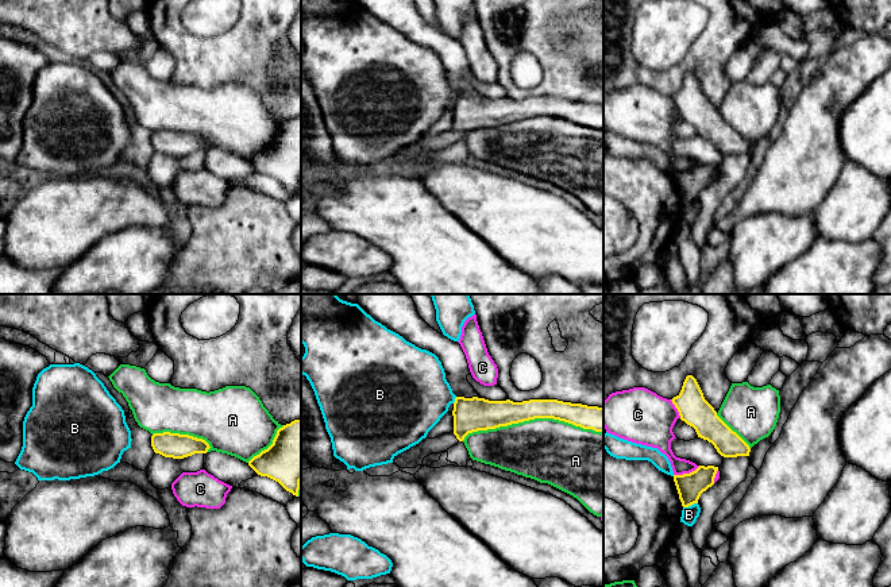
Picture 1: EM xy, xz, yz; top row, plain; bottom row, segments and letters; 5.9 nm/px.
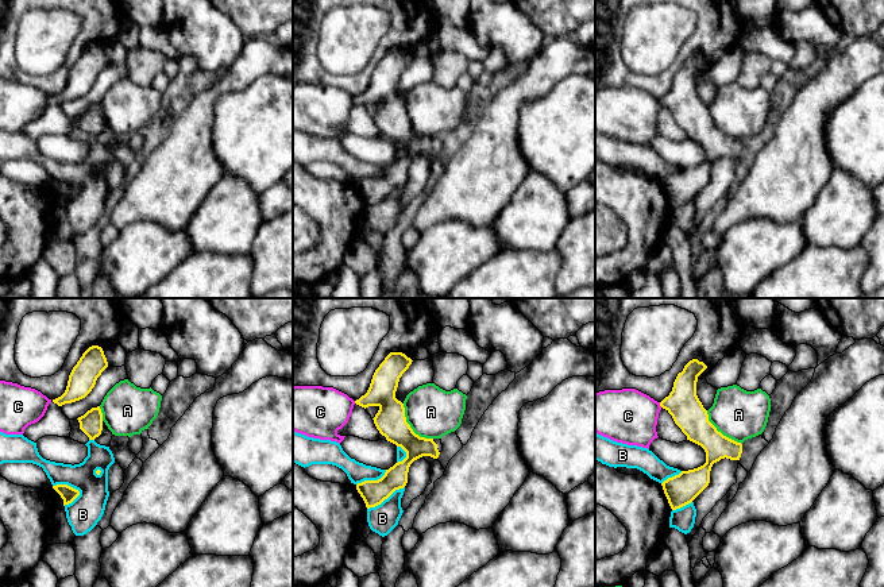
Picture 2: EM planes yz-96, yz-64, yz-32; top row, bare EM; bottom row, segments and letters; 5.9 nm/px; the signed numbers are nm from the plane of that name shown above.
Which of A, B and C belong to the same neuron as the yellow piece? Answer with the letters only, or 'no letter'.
no letter

